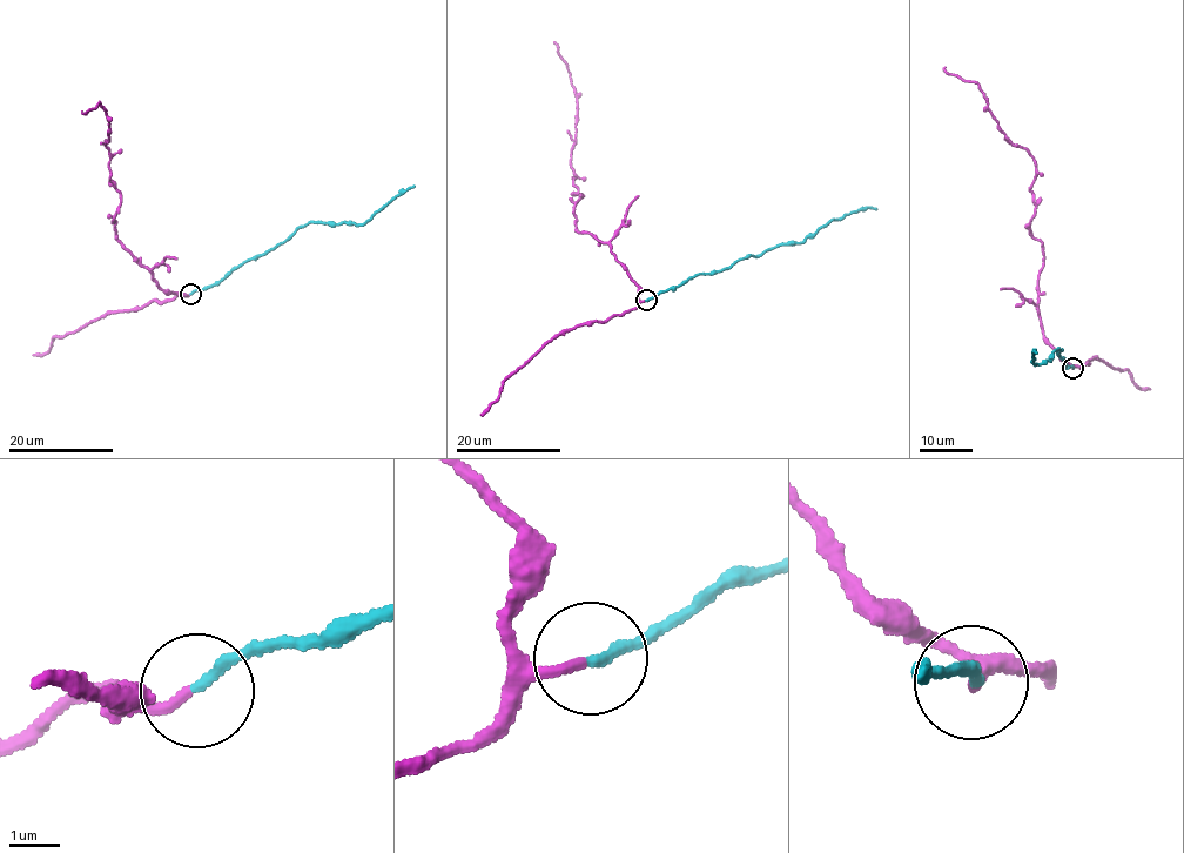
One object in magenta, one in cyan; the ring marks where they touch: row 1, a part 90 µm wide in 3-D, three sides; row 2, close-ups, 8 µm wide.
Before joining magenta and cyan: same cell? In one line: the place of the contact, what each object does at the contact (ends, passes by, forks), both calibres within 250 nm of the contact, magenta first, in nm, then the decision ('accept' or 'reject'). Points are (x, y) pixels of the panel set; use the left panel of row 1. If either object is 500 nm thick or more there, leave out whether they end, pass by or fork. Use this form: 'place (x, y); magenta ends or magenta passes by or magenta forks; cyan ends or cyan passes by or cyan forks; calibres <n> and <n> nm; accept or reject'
place (190, 294); magenta ends; cyan ends; calibres 220 and 200 nm; reject

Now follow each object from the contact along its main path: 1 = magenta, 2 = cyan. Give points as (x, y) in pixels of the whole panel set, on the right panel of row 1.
1: (1072, 368), (1043, 335), (1037, 308), (1044, 261), (1029, 223), (1035, 162), (1001, 129), (974, 81), (946, 67)
2: (1072, 368), (1067, 368), (1058, 348), (1051, 362), (1040, 364), (1033, 362), (1033, 353), (1037, 353)

